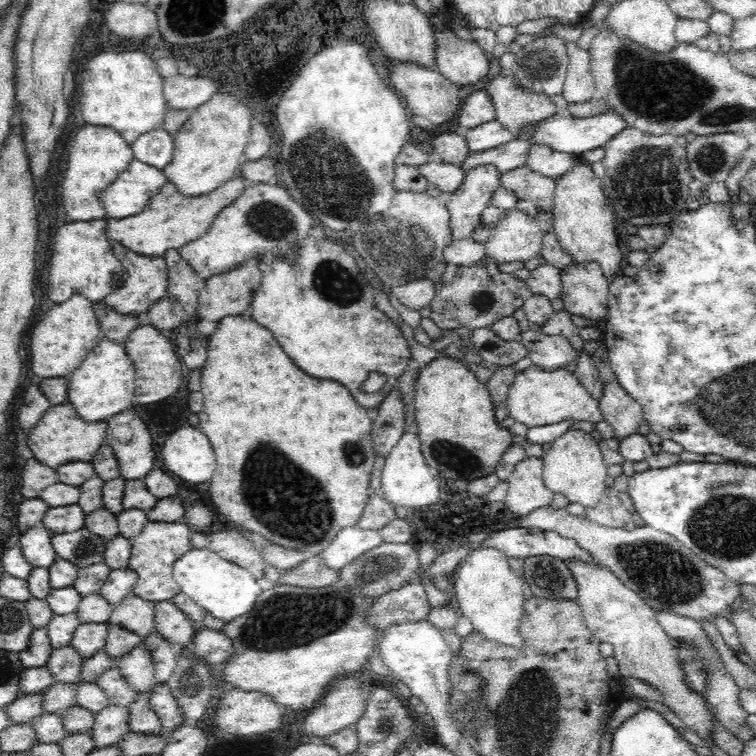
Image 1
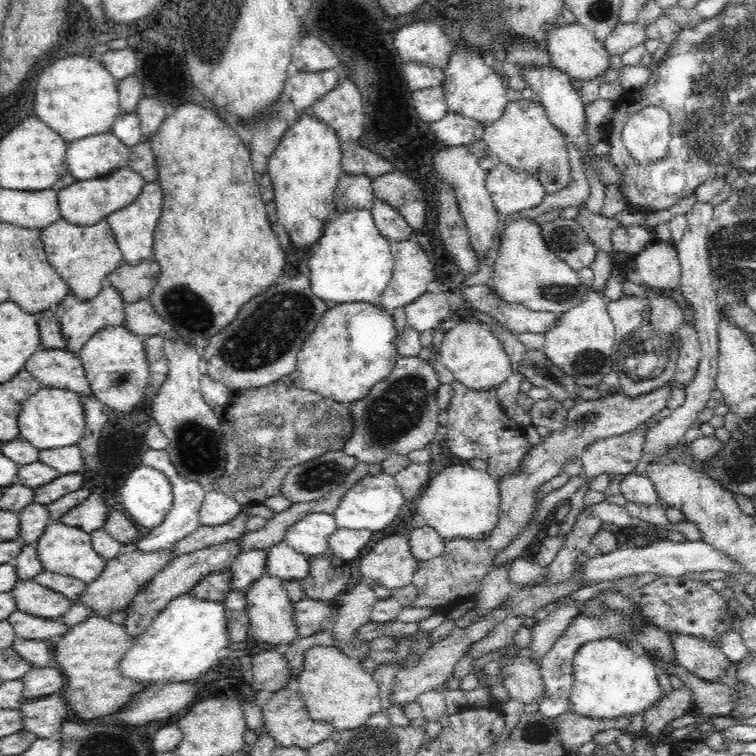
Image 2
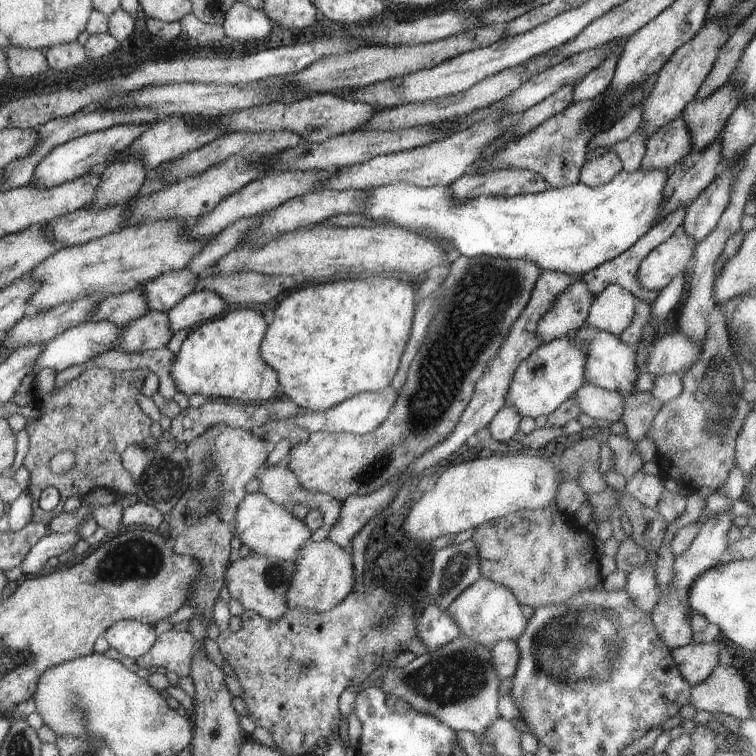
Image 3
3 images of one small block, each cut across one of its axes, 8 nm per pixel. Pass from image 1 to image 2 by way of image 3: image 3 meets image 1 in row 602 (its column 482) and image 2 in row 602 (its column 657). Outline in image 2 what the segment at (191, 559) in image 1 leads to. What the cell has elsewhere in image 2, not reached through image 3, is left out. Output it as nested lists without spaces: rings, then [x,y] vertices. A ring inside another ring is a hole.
[[[191,592],[173,599],[144,634],[135,640],[136,645],[128,650],[123,661],[119,663],[119,670],[124,675],[148,685],[194,681],[219,662],[220,650],[232,644],[223,602],[195,598]]]

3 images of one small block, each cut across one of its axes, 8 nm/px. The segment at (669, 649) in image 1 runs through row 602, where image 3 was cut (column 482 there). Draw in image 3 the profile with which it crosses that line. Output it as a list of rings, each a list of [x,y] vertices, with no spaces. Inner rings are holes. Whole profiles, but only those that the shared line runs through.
[[[481,577],[448,606],[448,614],[458,622],[463,636],[492,649],[500,640],[517,640],[528,626],[518,598],[506,586]]]

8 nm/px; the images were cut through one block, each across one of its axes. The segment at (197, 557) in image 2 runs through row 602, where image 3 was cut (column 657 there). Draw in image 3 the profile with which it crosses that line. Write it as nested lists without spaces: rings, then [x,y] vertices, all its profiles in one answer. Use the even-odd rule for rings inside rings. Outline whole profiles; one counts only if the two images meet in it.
[[[682,116],[656,130],[645,143],[641,163],[644,170],[666,170],[672,173],[676,164],[691,154],[692,136]]]

